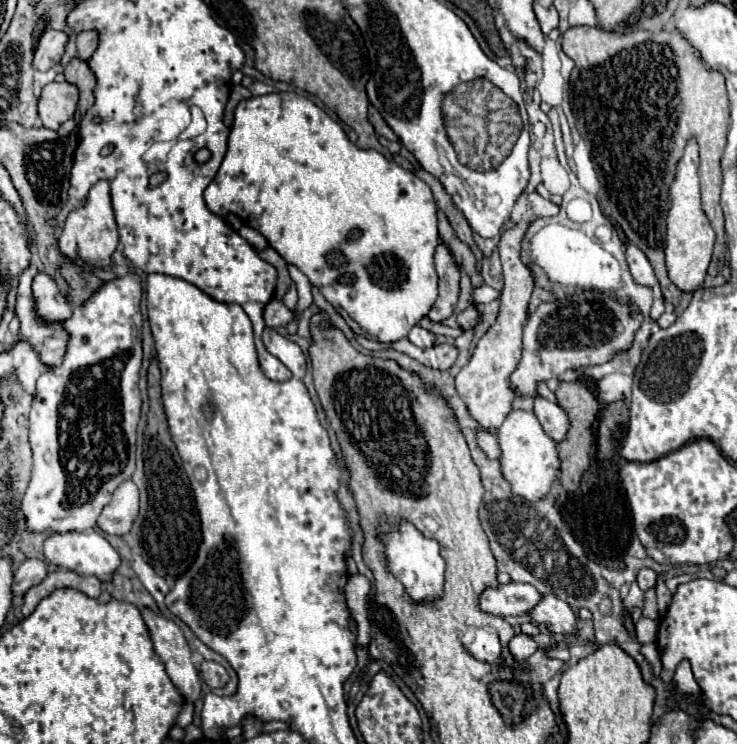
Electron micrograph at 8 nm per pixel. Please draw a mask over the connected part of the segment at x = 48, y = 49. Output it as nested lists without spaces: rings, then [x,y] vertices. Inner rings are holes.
[[[52,28],[44,30],[34,48],[32,66],[36,70],[50,70],[52,66],[56,66],[64,54],[66,42],[68,42],[68,34],[52,30]]]

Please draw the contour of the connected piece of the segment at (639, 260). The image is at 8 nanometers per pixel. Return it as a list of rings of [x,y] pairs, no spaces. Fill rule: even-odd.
[[[628,244],[626,246],[626,260],[628,260],[628,266],[630,266],[630,272],[634,276],[634,280],[638,284],[644,284],[644,286],[654,286],[658,280],[654,276],[654,270],[648,262],[648,258],[644,256],[644,252],[636,246],[636,244]]]

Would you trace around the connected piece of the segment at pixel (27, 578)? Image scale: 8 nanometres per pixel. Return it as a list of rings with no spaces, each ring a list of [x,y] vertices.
[[[30,558],[24,564],[20,564],[14,572],[14,596],[24,596],[28,592],[28,588],[40,584],[44,580],[44,576],[48,574],[48,562],[40,560],[40,558]]]

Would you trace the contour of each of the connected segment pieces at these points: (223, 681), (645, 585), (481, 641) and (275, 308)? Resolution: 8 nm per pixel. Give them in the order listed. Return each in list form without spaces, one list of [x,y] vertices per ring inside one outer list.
[[[202,662],[200,666],[200,674],[202,674],[202,680],[210,686],[210,688],[222,688],[230,682],[230,676],[226,672],[224,666],[216,664],[216,662]]]
[[[642,568],[640,572],[638,572],[638,585],[642,590],[648,590],[654,586],[656,586],[656,572],[654,570],[650,570],[650,568]]]
[[[478,628],[474,634],[474,640],[466,646],[466,650],[476,660],[482,660],[482,662],[488,662],[494,666],[506,666],[500,640],[492,628]]]
[[[272,298],[264,306],[264,320],[266,320],[266,326],[270,326],[270,328],[286,326],[292,318],[294,318],[294,314],[280,300],[276,300],[276,298]]]

